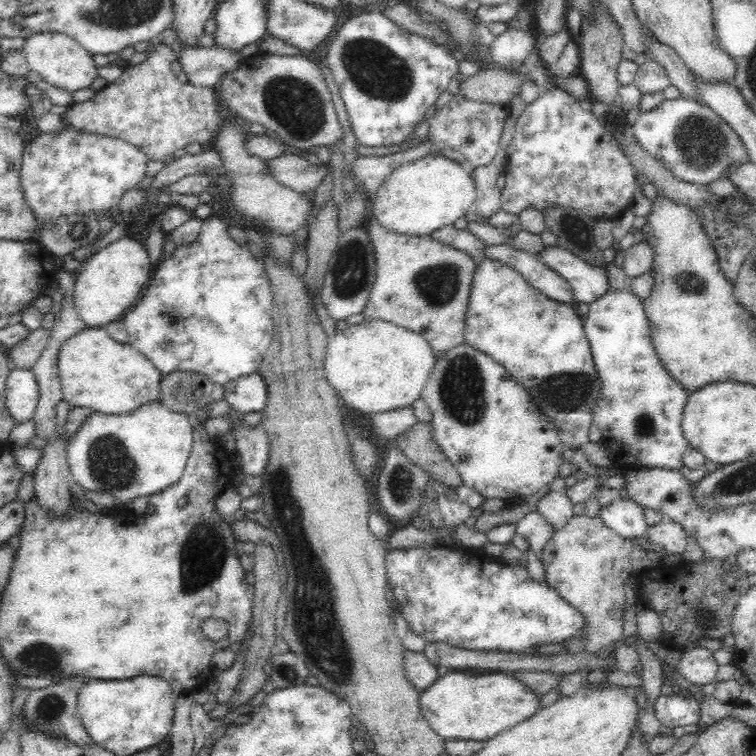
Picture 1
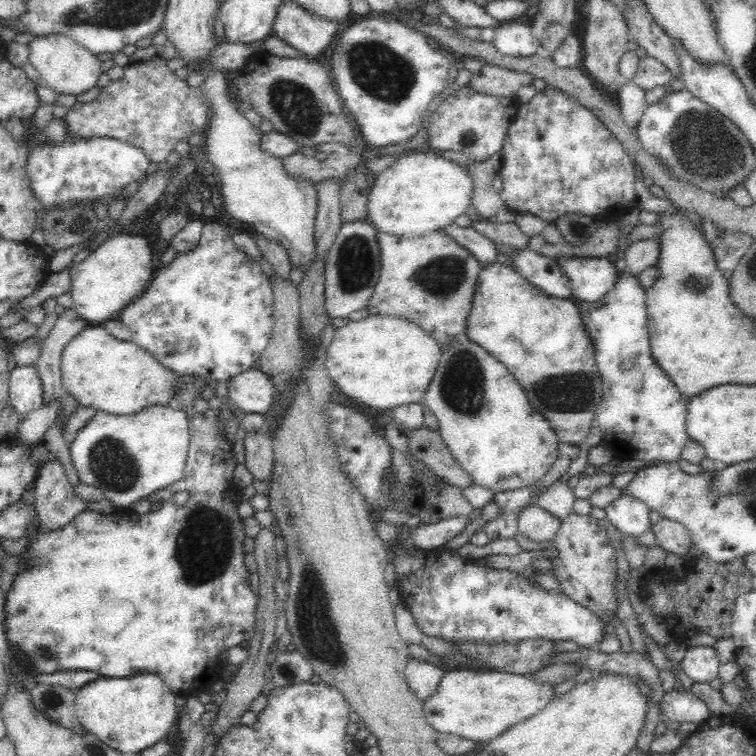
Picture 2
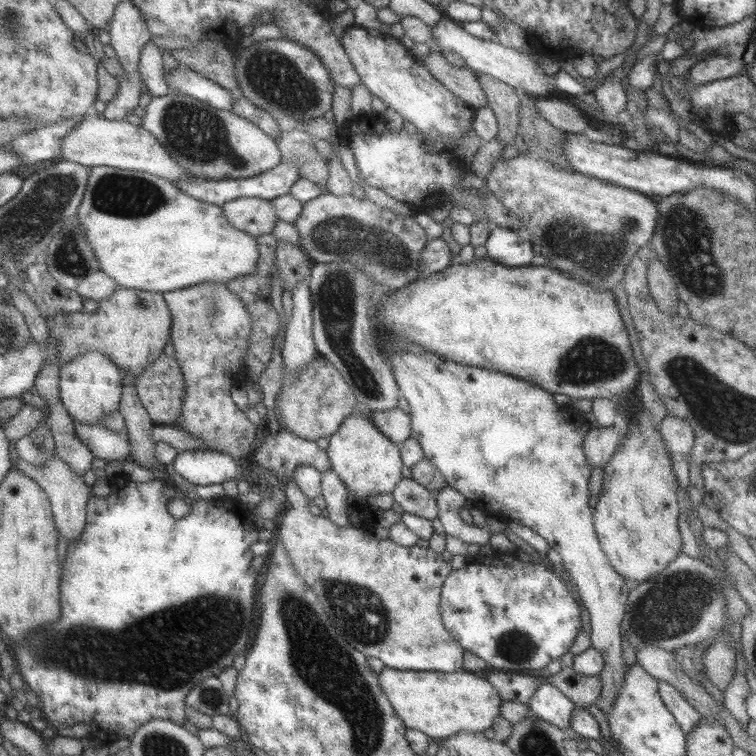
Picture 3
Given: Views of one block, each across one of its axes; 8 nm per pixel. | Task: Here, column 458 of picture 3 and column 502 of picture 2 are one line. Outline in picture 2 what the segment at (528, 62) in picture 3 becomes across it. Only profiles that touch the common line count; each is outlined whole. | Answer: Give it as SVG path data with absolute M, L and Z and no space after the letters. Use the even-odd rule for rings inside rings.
M509 22L495 30L493 45L498 52L512 57L532 56L541 53L541 44L534 38L531 25Z

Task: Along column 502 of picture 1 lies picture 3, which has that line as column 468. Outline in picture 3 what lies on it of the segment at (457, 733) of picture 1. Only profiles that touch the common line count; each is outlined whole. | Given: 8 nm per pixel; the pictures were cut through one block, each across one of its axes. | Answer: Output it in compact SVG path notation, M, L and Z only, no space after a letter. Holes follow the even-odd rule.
M384 667L377 675L377 680L403 727L423 732L434 741L461 732L482 733L491 728L503 702L485 678L467 671L441 673Z

